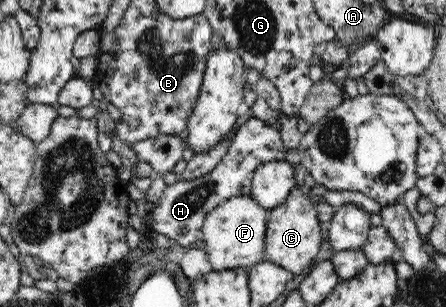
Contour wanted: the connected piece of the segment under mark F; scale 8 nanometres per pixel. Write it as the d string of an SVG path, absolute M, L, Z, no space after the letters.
M251 195L222 200L211 210L202 224L204 250L213 270L245 268L265 260L265 236L269 210L260 206Z

